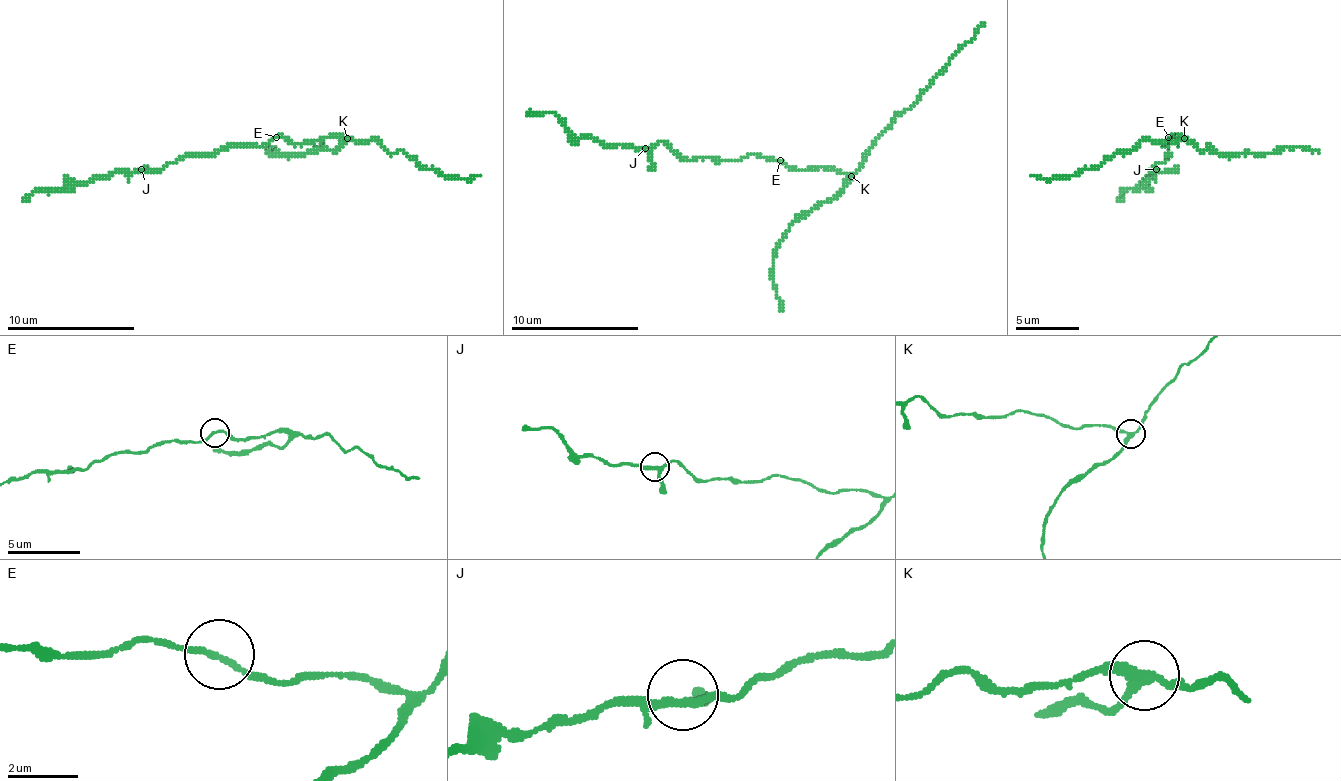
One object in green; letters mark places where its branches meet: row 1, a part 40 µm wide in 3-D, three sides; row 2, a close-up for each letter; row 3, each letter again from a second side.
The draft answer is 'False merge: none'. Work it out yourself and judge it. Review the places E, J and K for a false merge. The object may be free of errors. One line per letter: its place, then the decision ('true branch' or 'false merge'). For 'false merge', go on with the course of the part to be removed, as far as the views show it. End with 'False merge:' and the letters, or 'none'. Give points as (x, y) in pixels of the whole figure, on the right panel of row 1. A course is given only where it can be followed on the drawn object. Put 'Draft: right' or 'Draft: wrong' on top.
Draft: wrong
E: at (1168, 137); true branch
J: at (1156, 169); true branch
K: at (1184, 138); false merge; foreign part runs (1184, 137), (1140, 140), (1127, 153), (1117, 150), (1072, 176), (1031, 176)
False merge: K

